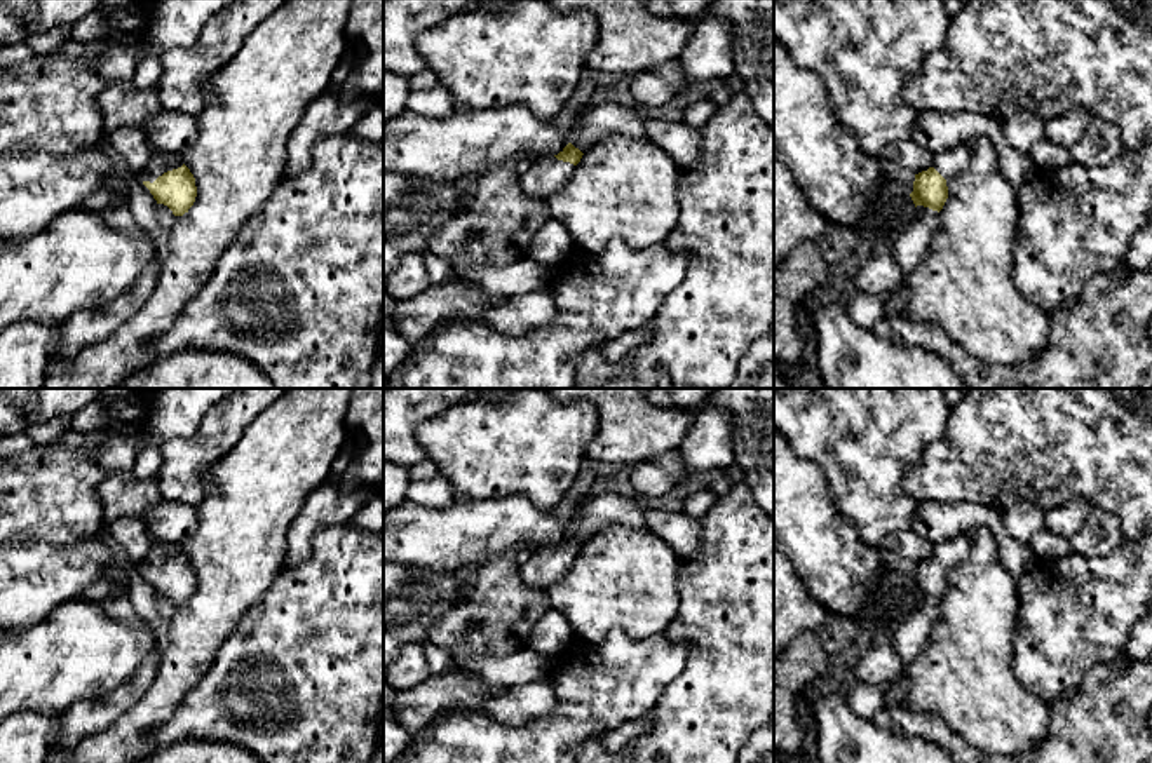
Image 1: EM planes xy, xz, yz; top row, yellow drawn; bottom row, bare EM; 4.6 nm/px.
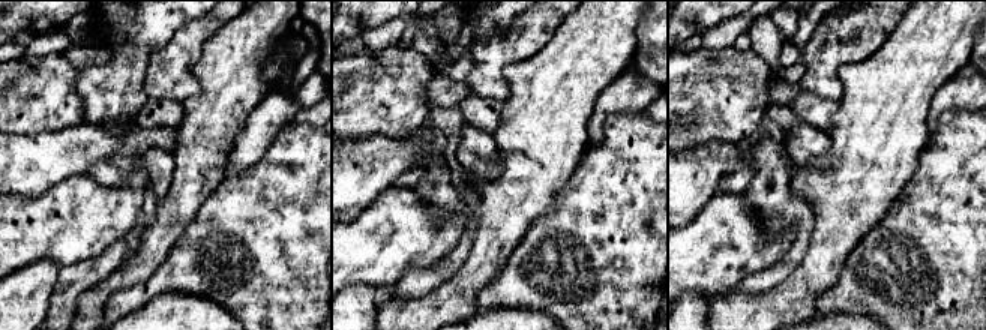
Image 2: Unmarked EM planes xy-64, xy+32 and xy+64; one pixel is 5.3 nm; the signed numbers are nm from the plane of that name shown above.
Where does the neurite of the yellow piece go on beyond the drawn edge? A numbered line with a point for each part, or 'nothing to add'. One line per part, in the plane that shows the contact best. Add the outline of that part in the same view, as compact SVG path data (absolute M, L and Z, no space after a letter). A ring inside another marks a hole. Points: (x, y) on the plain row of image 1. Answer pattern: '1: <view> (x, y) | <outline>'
1: xy (159, 553) | M152 537L150 549L141 563L141 571L153 573L164 563L178 559L181 556L183 556L181 545L164 544Z

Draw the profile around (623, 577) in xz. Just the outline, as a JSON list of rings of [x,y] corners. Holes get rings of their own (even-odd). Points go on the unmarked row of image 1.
[[[606,526],[584,542],[570,570],[546,594],[575,639],[600,643],[612,627],[619,627],[627,638],[641,641],[662,634],[680,608],[680,563],[681,557],[652,531]]]

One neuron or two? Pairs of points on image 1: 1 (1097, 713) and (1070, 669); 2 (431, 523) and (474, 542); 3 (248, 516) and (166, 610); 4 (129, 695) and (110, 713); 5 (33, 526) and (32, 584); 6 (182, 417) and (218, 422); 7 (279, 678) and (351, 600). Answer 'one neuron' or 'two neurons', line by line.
1: two neurons
2: one neuron
3: two neurons
4: one neuron
5: two neurons
6: two neurons
7: one neuron

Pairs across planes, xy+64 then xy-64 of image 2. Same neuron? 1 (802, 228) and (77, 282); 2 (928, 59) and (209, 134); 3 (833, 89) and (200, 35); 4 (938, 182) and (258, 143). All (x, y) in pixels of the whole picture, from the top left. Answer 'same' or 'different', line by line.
1: same
2: same
3: same
4: different

